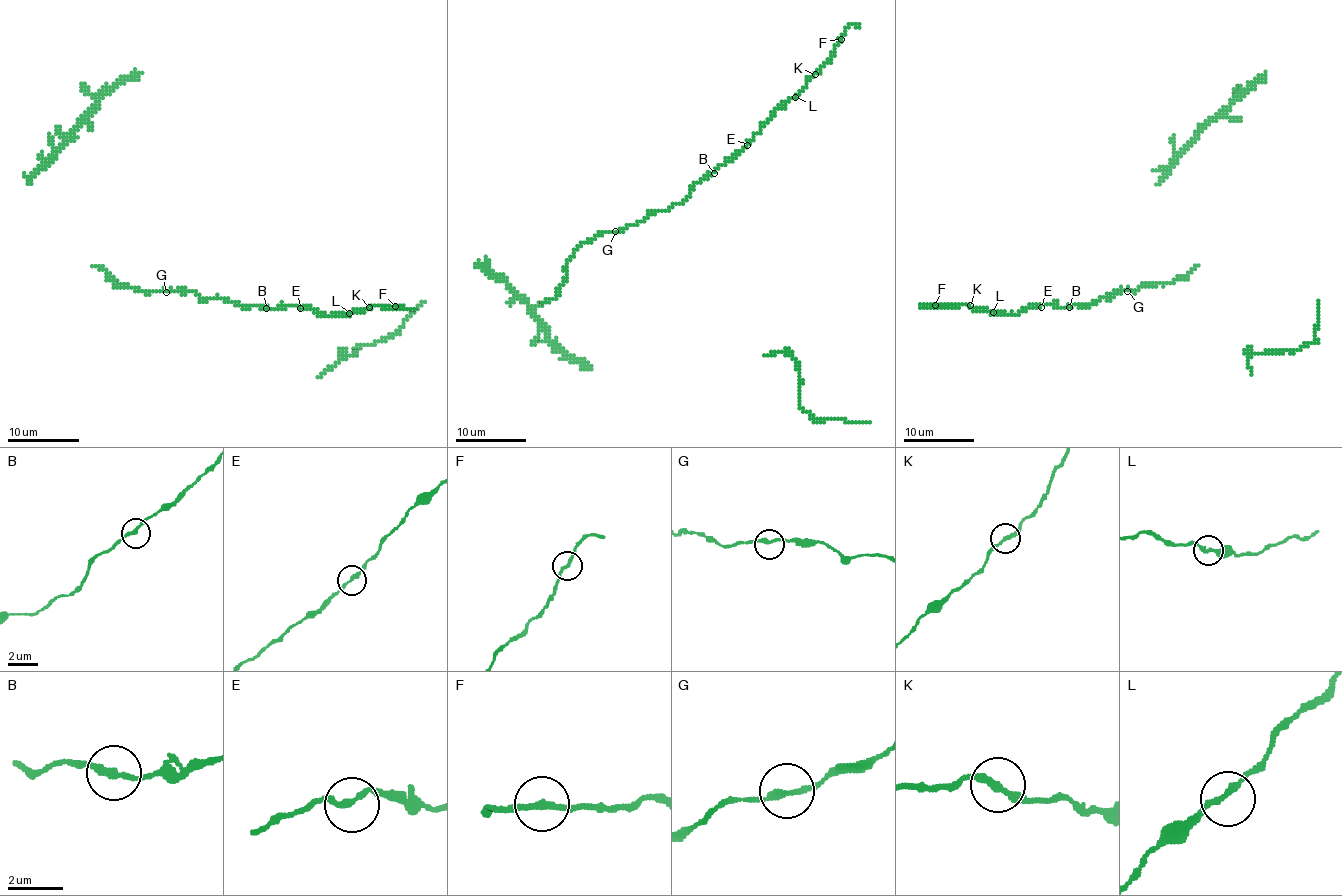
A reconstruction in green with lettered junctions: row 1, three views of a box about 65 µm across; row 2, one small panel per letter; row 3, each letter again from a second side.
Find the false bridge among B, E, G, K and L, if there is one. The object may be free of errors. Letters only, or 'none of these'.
none of these

